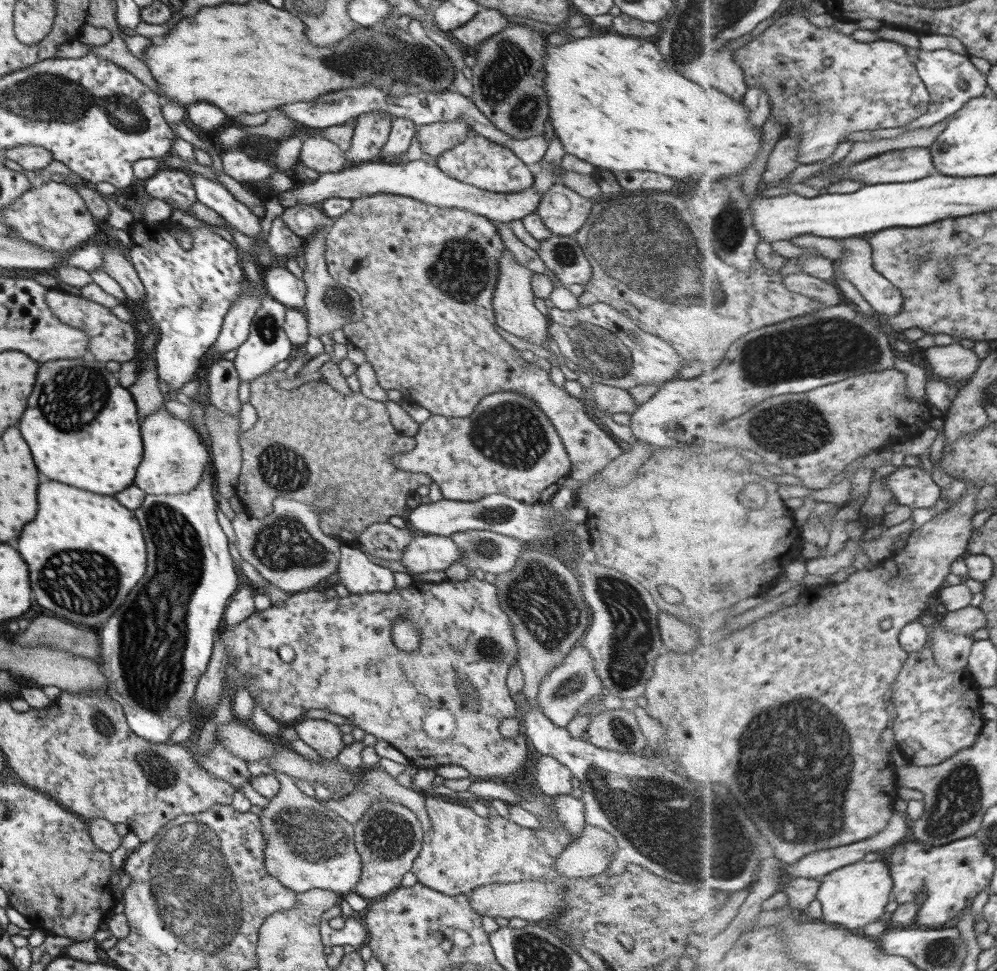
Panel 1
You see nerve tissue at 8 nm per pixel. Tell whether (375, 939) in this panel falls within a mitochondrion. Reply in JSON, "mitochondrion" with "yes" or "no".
{"mitochondrion":"no"}

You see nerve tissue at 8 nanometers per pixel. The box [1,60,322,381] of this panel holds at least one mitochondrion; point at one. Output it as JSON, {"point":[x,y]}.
{"point":[47,94]}

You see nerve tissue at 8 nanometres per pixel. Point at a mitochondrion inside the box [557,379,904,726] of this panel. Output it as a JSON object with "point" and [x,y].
{"point":[631,639]}

